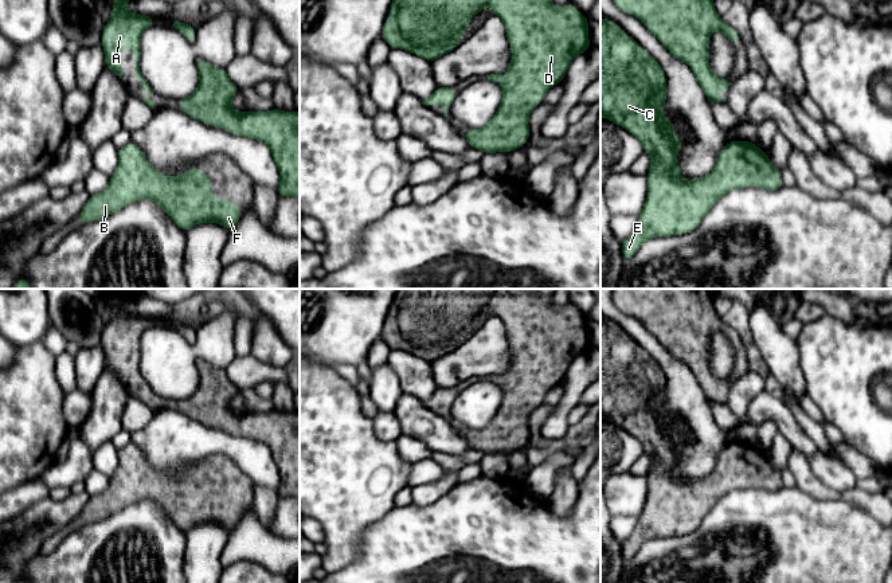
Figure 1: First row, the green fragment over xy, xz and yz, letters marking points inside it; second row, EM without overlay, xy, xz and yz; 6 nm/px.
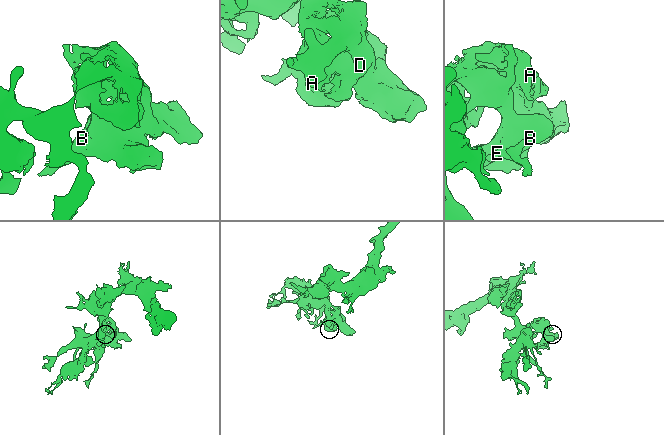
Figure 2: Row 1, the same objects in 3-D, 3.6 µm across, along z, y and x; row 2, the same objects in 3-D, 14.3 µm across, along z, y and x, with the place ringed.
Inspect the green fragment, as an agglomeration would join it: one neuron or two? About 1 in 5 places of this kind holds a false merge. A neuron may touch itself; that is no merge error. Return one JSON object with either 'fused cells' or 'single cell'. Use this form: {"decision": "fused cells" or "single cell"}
{"decision": "single cell"}

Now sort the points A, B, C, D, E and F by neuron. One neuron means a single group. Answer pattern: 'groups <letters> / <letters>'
groups A B C D E F

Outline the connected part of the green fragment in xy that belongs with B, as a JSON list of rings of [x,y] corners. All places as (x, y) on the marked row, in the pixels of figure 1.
[[[133,141],[118,150],[120,164],[105,191],[90,195],[79,212],[82,224],[101,220],[130,203],[157,203],[187,232],[199,223],[219,223],[230,231],[239,222],[240,208],[234,200],[212,196],[212,179],[192,167],[179,176],[156,171]]]

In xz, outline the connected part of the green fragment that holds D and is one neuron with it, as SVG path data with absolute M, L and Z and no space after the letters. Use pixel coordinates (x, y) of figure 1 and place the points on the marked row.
M392 0L391 17L384 20L382 38L390 48L402 48L433 62L461 43L465 28L484 7L492 8L504 21L512 60L504 81L501 73L488 75L488 81L501 82L502 101L493 118L484 128L461 134L470 148L484 153L509 153L529 140L531 111L551 87L563 82L571 62L591 47L586 16L570 3L560 8L551 0Z

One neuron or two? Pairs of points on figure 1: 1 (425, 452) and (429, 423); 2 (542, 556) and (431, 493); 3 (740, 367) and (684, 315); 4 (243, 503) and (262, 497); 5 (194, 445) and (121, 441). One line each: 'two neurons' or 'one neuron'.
1: two neurons
2: two neurons
3: one neuron
4: two neurons
5: two neurons

